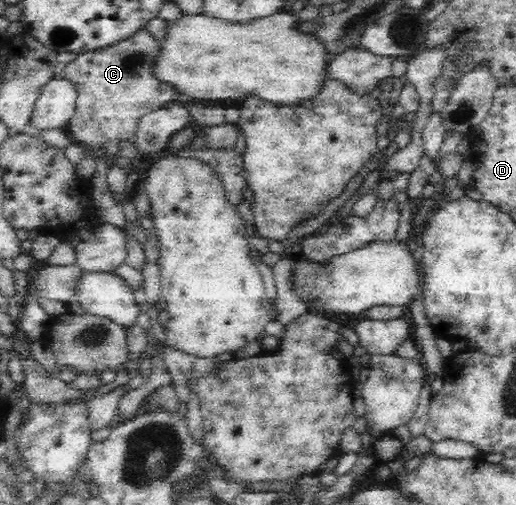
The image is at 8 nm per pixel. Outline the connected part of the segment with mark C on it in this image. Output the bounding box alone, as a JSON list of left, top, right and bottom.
[62,28,176,155]

